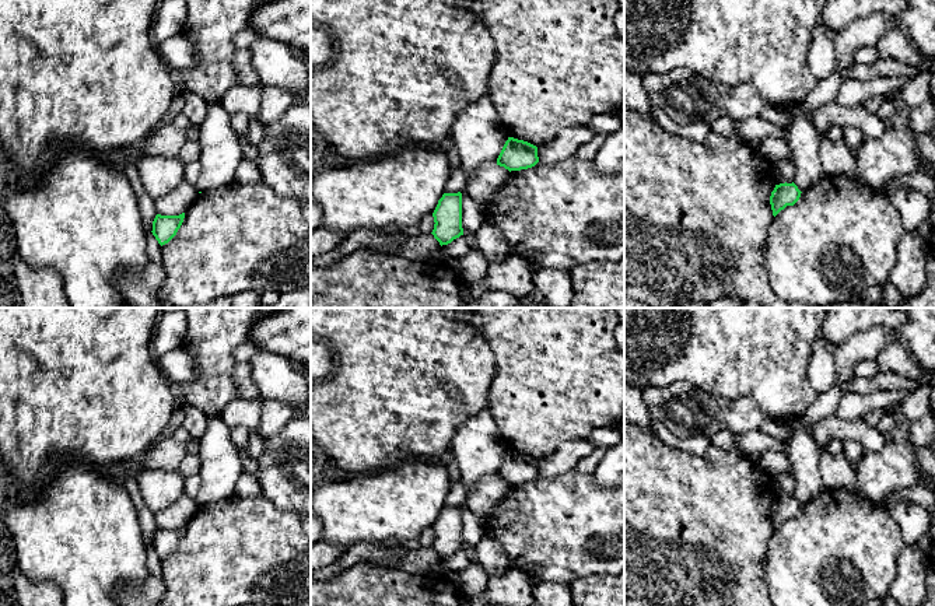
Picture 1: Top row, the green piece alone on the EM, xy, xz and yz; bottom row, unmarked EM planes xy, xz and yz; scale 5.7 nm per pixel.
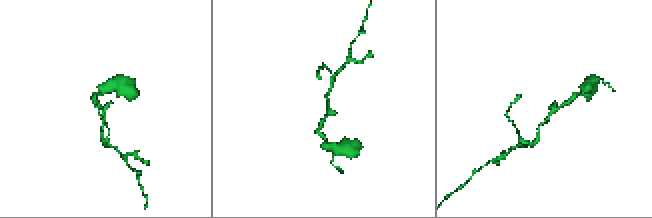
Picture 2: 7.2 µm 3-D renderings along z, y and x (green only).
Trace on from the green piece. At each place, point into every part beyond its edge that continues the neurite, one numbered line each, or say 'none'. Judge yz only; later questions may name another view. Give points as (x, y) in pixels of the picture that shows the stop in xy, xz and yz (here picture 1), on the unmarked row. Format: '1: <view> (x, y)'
none

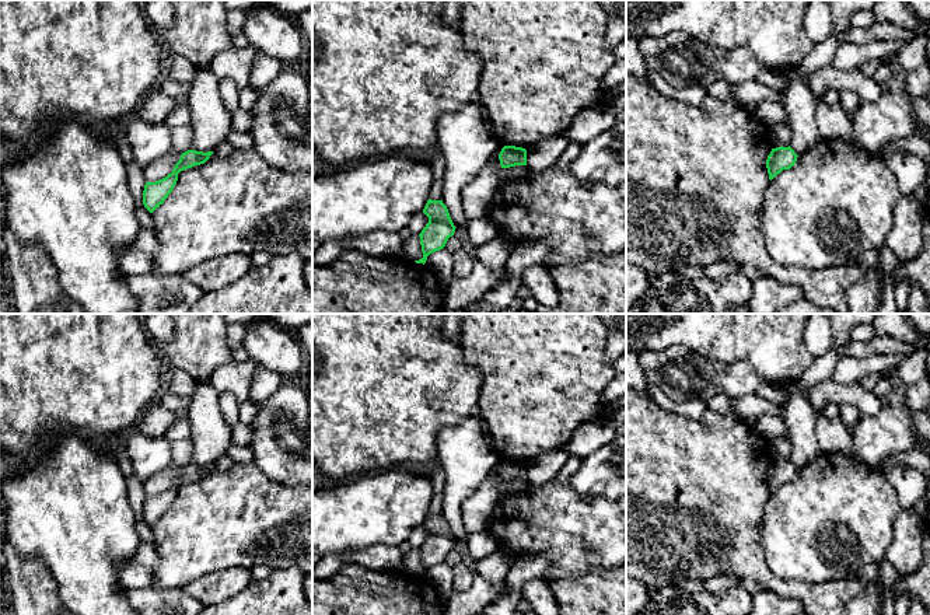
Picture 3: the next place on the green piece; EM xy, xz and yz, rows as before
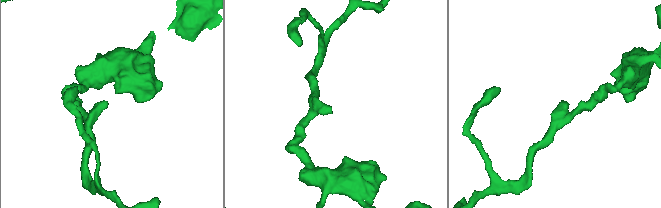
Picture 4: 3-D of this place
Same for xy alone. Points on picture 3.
none

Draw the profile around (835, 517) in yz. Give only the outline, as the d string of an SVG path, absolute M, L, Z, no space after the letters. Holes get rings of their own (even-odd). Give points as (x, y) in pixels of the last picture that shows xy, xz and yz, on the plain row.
M822 452L798 469L790 483L783 483L769 496L761 531L765 560L776 577L787 581L825 583L852 579L863 567L884 559L901 510L898 493L881 469L873 469L853 455Z

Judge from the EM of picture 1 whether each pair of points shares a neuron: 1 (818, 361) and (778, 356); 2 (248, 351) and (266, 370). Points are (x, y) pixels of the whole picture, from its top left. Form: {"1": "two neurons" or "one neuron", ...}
{"1": "two neurons", "2": "two neurons"}

